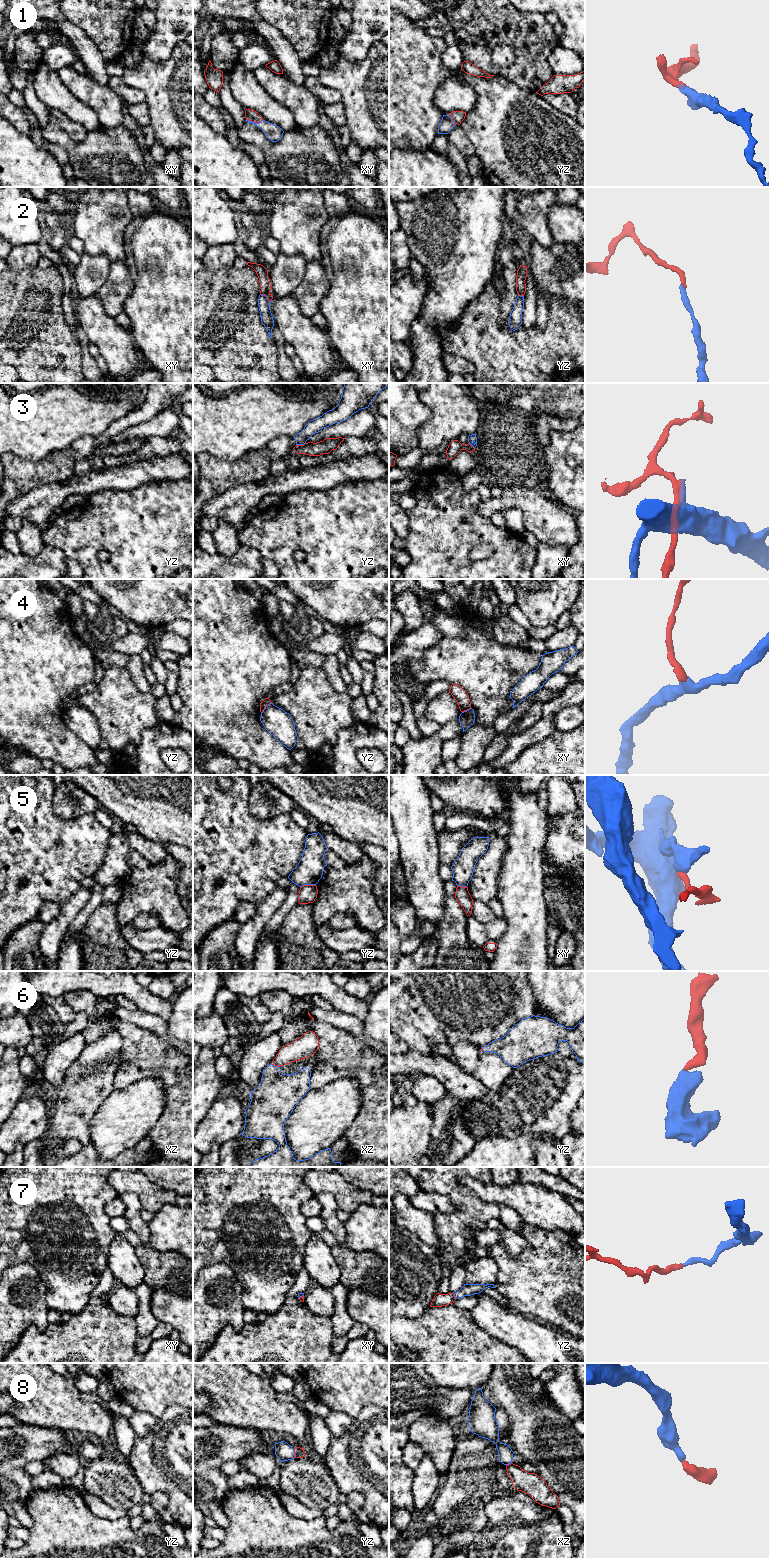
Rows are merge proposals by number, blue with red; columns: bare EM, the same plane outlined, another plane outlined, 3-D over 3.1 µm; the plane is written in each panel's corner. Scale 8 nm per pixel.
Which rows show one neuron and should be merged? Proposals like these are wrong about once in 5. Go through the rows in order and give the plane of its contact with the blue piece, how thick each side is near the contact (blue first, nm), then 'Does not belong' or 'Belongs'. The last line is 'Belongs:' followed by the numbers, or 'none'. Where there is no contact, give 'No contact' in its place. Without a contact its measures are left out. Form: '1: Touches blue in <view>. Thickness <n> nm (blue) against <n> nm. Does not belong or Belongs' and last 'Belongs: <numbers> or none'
1: Touches blue in xy. Thickness 130 nm (blue) against 90 nm. Belongs
2: Touches blue in xy. Thickness 100 nm (blue) against 90 nm. Belongs
3: Touches blue in yz. Thickness 110 nm (blue) against 110 nm. Does not belong
4: Touches blue in yz. Thickness 220 nm (blue) against 60 nm. Does not belong
5: Touches blue in yz. Thickness 220 nm (blue) against 140 nm. Does not belong
6: Touches blue in xz. Thickness 340 nm (blue) against 160 nm. Belongs
7: Touches blue in yz. Thickness 100 nm (blue) against 110 nm. Belongs
8: Touches blue in yz. Thickness 140 nm (blue) against 80 nm. Belongs
Belongs: 1, 2, 6, 7, 8

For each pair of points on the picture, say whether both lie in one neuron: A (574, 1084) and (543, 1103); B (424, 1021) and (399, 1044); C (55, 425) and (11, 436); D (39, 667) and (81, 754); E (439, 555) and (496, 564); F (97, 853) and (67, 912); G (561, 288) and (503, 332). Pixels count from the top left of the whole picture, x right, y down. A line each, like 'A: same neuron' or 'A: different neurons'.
A: same neuron
B: different neurons
C: same neuron
D: same neuron
E: same neuron
F: different neurons
G: different neurons

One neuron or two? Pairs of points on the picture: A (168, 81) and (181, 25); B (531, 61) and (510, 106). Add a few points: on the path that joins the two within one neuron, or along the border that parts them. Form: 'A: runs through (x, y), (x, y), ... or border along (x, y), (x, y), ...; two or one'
A: border along (182, 40), (174, 47), (168, 58), (161, 60); two
B: border along (499, 74), (520, 87), (535, 93); two

